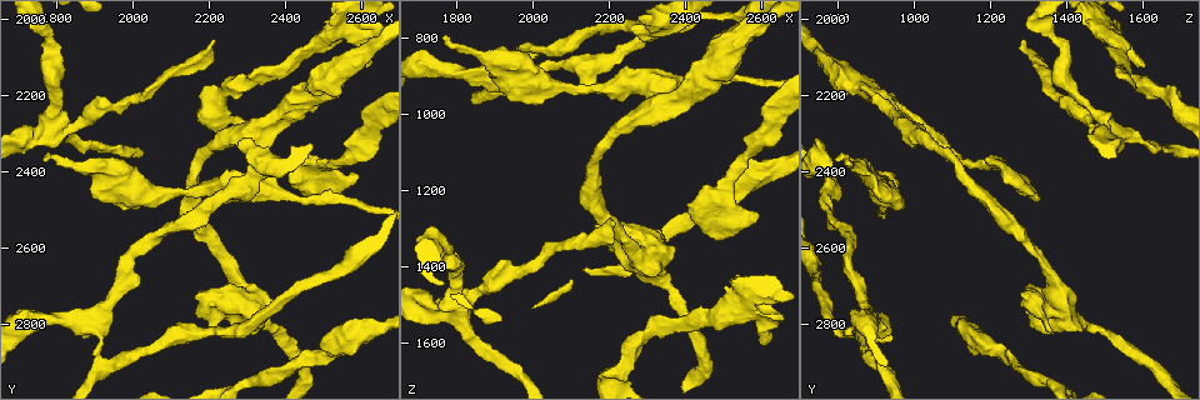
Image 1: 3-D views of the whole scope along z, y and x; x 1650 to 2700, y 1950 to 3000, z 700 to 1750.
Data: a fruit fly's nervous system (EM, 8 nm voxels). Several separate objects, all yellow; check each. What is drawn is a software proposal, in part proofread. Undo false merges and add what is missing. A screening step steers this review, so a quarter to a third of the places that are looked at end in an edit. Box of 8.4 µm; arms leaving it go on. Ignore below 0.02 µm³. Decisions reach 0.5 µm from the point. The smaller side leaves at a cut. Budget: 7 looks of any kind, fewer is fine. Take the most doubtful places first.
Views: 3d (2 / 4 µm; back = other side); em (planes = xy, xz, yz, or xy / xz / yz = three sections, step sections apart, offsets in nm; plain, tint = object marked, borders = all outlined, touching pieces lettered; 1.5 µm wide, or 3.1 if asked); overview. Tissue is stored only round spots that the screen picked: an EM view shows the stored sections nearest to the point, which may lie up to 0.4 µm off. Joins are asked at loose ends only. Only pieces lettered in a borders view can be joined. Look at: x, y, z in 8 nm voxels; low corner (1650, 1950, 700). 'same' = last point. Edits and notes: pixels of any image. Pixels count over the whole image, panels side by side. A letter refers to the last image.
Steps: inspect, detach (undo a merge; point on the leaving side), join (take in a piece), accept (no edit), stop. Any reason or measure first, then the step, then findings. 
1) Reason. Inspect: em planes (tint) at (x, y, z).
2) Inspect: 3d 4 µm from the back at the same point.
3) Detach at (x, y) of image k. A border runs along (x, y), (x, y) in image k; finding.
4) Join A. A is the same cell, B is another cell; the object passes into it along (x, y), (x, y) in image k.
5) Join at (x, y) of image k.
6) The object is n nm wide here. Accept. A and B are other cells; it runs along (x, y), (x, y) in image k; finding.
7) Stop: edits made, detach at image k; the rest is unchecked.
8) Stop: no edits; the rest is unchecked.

Four arms meet. Inspect: em planes (plain) at (2505, 2385, 1200).

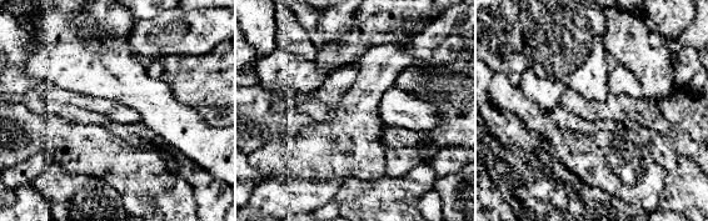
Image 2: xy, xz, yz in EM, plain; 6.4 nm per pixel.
Inspect: em planes (borders) at the same point.

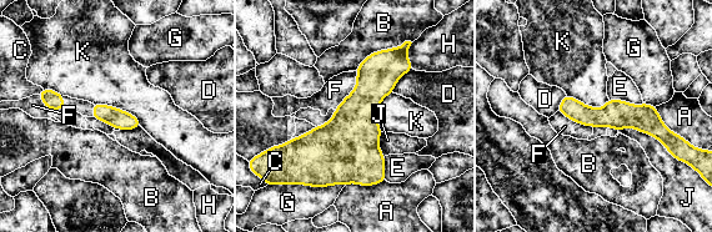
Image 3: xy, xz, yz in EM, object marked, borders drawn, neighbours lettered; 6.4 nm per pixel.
Accept. A, B, C, D, E, F, G, H, J and K are other cells; a border runs along (93, 102), (123, 109), (141, 126) in image 3; all the same neuron.

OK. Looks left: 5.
Tapers out. Inspect: em planes (borders) at (2600, 2245, 985).

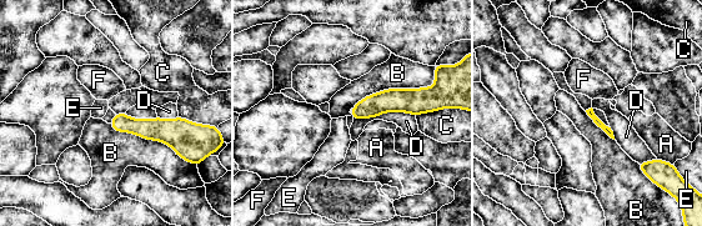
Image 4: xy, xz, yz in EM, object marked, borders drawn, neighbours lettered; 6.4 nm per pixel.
The longest contact is with B, 550 nm. Accept. A, B, C, D, E and F are other cells; it runs along (426, 104), (379, 103), (354, 114) in image 4; none of them fits.

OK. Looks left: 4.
Inspect: 3d 2 µm at (1770, 2375, 790).

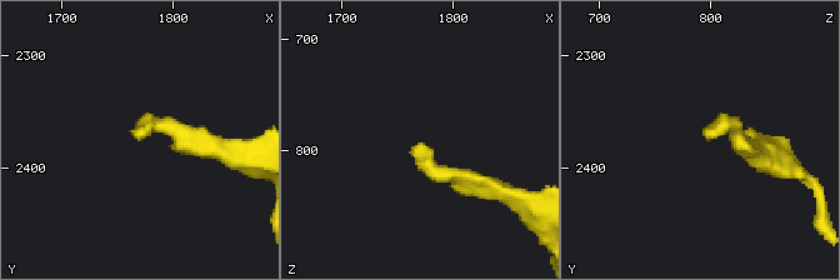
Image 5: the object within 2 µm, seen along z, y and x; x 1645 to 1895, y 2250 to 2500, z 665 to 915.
Now the EM. Inspect: em xy step 4 (borders) at (1772, 2366, 792).

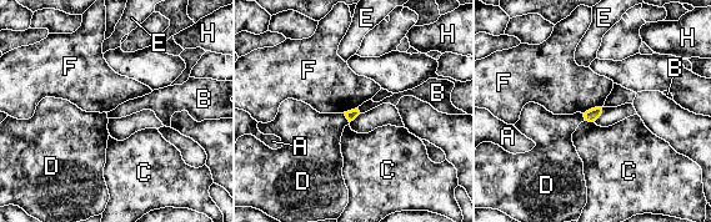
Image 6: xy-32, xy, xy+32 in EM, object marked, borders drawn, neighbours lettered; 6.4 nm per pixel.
Inspect: em planes (borders) at the same point.

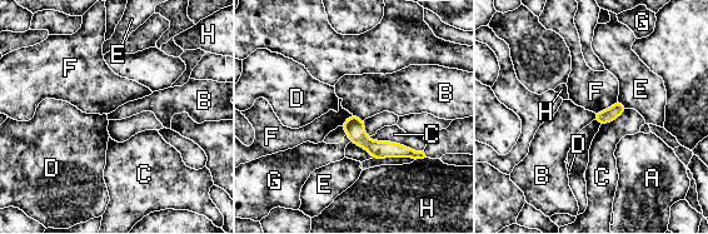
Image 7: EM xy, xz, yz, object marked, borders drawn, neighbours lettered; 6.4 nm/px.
The longest contact is with C, 380 nm. Accept. A, B, C, D, E, F, G and H are other cells; a border runs along (352, 113), (363, 120) in image 7; none of them fits.

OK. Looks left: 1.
Stop: no edits; the rest is unchecked.

